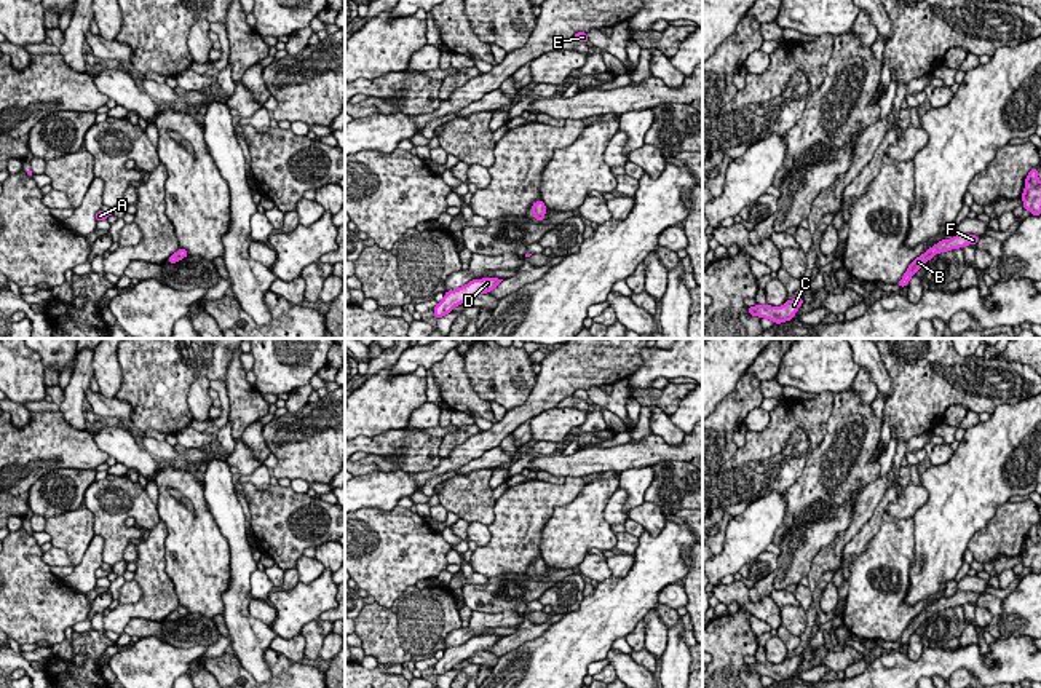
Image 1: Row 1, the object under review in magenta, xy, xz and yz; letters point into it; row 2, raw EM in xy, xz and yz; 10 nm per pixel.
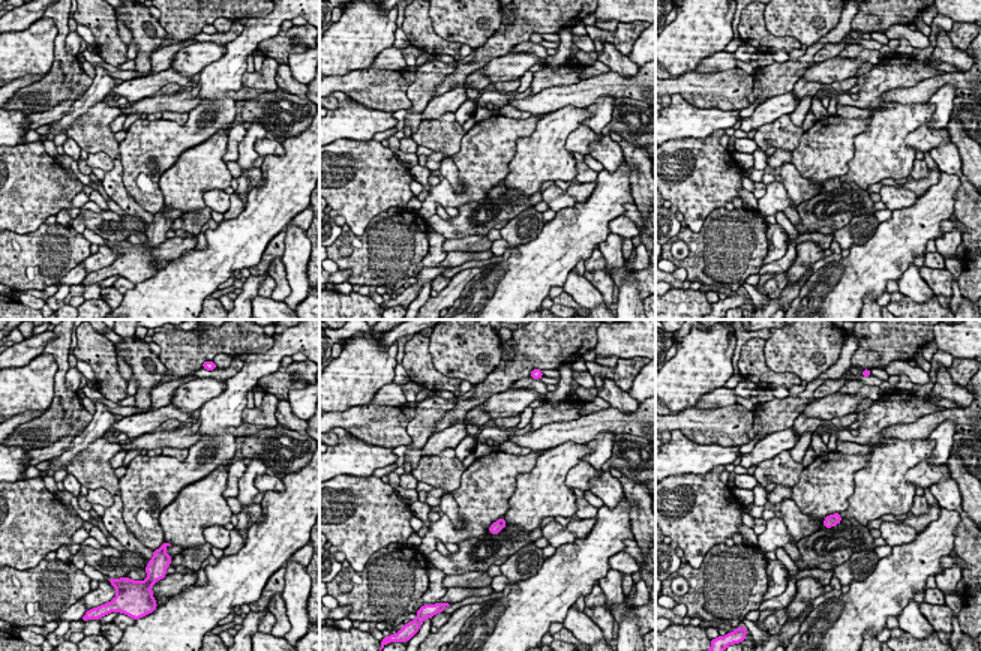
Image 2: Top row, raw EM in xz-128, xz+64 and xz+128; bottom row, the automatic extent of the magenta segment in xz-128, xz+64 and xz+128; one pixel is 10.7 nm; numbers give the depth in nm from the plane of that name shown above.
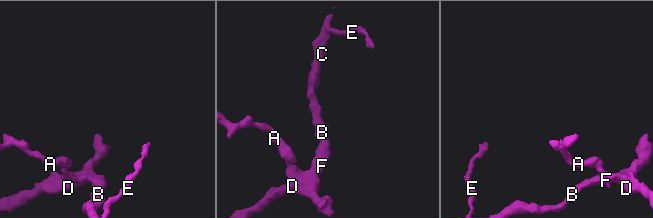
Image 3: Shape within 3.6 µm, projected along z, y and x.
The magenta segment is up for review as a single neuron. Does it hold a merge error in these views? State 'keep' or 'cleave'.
keep

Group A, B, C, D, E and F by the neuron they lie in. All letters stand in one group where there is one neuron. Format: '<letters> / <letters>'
A B C D E F

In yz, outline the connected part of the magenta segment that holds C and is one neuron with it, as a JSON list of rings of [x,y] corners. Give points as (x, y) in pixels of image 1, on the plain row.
[[[798,654],[798,656],[787,658],[782,664],[771,664],[771,662],[749,664],[747,670],[752,674],[766,675],[774,682],[781,682],[794,677],[794,672],[798,669],[802,662],[803,662],[803,654]]]

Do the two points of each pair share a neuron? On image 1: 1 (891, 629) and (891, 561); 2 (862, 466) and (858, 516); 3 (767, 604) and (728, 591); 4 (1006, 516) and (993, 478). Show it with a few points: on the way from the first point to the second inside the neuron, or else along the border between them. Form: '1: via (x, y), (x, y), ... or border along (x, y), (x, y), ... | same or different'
1: via (891, 612), (891, 601), (902, 589), (901, 578) | same
2: border along (877, 476), (861, 490) | different
3: via (757, 605), (748, 605), (738, 596) | same
4: border along (1008, 500), (984, 527), (976, 530) | different

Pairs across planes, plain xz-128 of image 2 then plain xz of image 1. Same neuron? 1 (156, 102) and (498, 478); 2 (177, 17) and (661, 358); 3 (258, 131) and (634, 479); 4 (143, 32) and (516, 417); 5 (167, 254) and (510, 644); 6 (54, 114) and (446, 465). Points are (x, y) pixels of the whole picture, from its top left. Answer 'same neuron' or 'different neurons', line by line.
1: different neurons
2: different neurons
3: same neuron
4: different neurons
5: same neuron
6: same neuron

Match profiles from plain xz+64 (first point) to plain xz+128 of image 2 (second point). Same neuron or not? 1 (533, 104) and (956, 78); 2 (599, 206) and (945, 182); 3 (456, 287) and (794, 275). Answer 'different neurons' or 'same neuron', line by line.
1: same neuron
2: same neuron
3: different neurons

